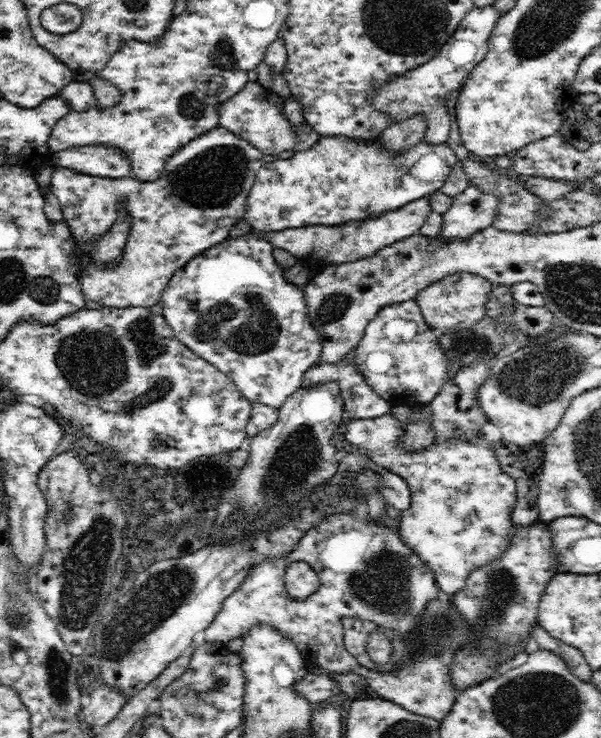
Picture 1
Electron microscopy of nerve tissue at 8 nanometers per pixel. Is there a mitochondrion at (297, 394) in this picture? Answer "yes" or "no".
no

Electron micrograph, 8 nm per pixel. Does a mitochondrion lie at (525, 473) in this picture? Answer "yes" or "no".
no

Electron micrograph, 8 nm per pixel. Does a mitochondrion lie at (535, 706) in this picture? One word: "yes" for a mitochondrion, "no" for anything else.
yes

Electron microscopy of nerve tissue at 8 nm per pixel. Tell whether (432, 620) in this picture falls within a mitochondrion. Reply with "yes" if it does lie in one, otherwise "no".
yes

